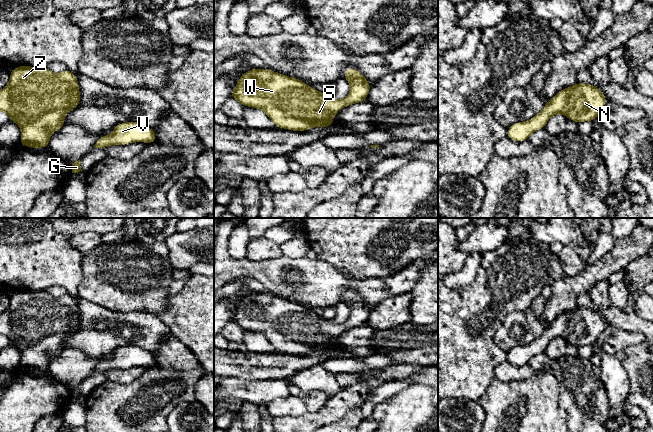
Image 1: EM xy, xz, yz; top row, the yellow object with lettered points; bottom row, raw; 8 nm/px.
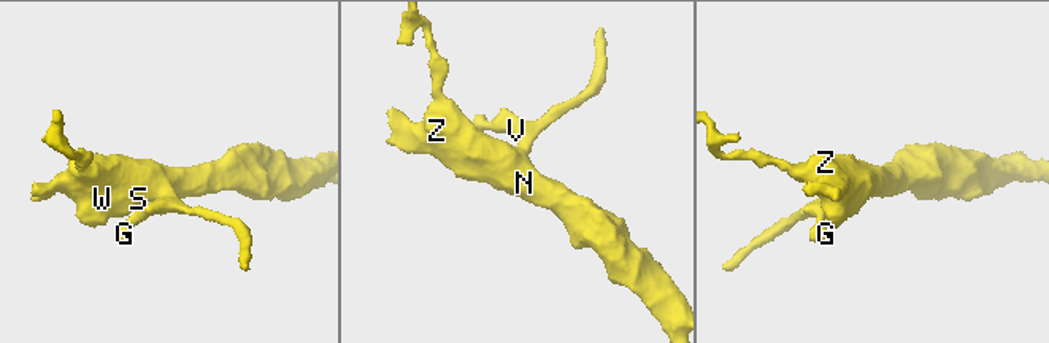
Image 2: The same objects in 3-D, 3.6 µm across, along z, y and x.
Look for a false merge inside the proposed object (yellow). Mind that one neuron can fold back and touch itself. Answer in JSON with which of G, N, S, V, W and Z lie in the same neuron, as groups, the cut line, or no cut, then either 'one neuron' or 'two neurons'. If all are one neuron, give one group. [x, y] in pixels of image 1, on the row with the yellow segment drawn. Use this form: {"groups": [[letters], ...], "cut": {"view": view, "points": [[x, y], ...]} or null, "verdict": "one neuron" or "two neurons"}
{"groups": [["G", "N", "S", "V", "W", "Z"]], "cut": null, "verdict": "one neuron"}

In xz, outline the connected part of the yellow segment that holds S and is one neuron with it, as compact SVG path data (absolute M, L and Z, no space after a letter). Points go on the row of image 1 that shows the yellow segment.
M351 67L344 71L343 76L351 84L351 89L346 98L338 100L306 85L300 79L275 73L271 69L252 68L240 76L230 96L244 106L263 110L277 128L307 131L314 127L333 126L332 120L341 108L366 101L371 84L363 74Z

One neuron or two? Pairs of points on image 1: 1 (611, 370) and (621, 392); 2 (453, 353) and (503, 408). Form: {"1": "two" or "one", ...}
{"1": "one", "2": "two"}

